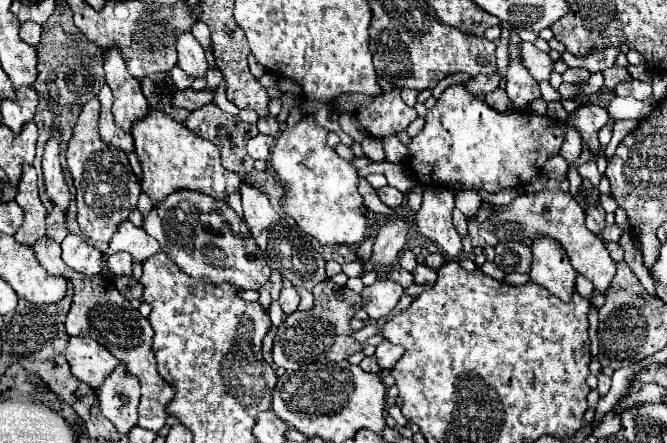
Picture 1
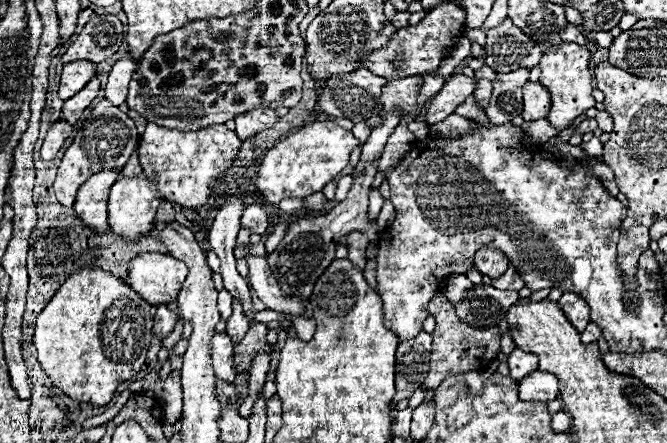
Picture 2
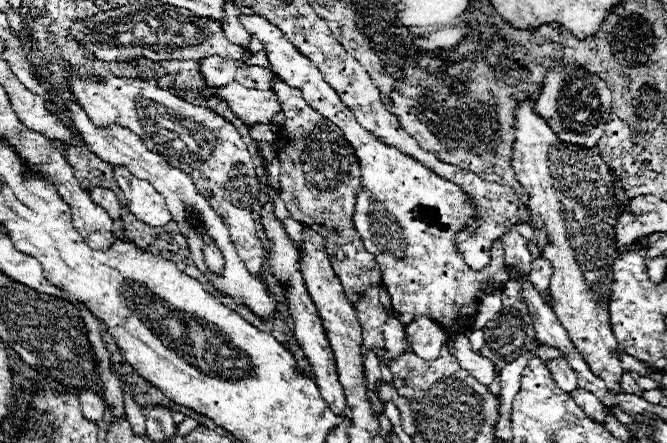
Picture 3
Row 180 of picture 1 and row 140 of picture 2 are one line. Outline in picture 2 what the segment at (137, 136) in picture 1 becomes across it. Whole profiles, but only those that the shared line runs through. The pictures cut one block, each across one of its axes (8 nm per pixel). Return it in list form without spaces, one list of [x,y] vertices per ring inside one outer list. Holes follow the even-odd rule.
[[[148,124],[140,138],[138,156],[148,178],[156,178],[158,192],[164,200],[174,202],[184,208],[200,208],[214,194],[218,180],[222,180],[228,170],[238,160],[242,150],[242,140],[236,138],[232,130],[224,124],[216,124],[198,132],[178,132],[156,124]]]

